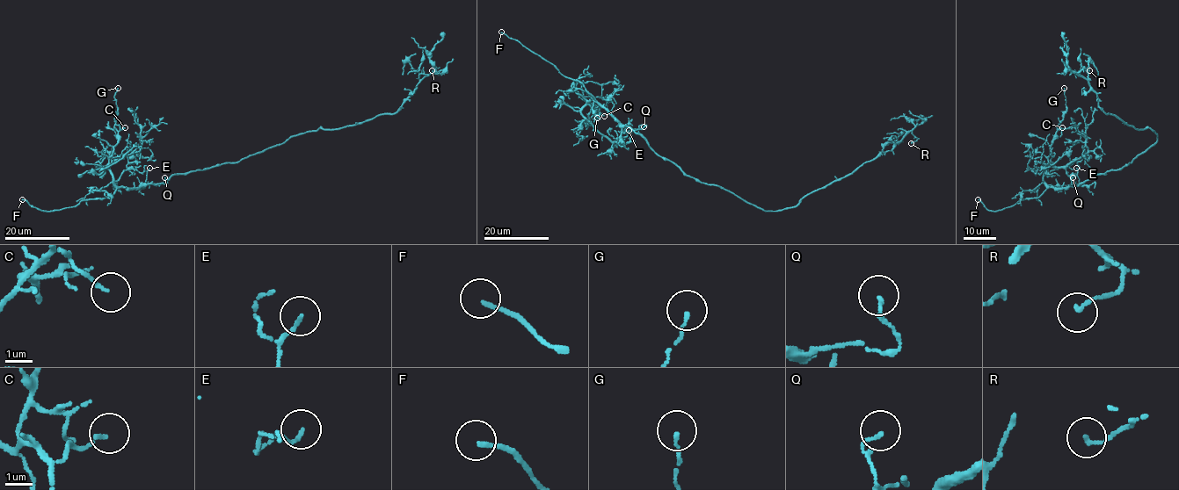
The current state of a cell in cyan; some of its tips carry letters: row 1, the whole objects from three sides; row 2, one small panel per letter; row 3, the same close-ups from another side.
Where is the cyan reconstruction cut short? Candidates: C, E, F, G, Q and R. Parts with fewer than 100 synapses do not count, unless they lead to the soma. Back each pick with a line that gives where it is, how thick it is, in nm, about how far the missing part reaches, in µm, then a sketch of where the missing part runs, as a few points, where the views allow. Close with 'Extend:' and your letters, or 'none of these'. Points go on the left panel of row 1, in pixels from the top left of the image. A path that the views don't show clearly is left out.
F: Place: (22, 199). Thickness 150 nm. Missing length about 60 µm
Extend: F

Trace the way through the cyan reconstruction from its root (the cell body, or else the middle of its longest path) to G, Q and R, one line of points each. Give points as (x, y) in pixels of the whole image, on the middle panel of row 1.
G: (721, 188), (687, 176), (592, 97), (587, 102), (597, 106), (593, 113), (597, 120), (593, 119), (597, 118)
Q: (721, 188), (695, 181), (659, 156), (635, 131), (644, 126)
R: (721, 188), (765, 211), (794, 207), (808, 194), (889, 151), (910, 131), (917, 138), (911, 143)

